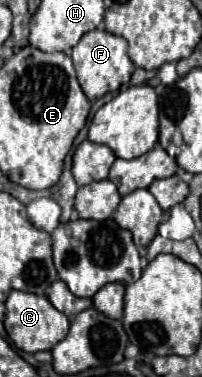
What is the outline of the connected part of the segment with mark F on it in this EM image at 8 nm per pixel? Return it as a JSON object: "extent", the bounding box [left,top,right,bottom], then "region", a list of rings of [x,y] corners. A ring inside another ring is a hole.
{"extent":[73,28,135,100],"region":[[[95,28],[87,32],[79,44],[73,48],[73,64],[77,70],[79,84],[89,100],[97,100],[109,92],[117,92],[123,84],[129,82],[135,66],[127,56],[127,40],[115,34],[109,34],[105,28]]]}

